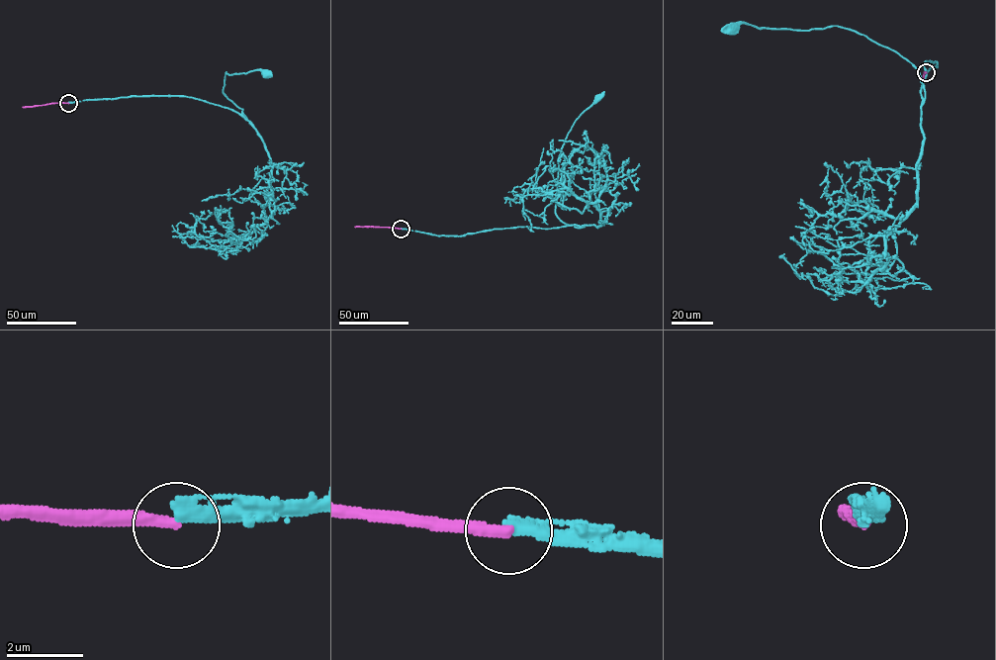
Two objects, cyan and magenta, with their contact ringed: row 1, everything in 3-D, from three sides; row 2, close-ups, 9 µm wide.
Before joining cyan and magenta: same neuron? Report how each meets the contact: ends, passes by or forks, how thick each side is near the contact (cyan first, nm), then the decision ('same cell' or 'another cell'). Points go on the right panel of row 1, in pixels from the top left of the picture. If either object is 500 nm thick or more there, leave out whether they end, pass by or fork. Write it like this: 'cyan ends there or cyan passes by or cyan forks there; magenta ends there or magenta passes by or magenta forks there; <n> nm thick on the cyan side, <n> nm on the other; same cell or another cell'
cyan ends there; magenta ends there; 360 nm thick on the cyan side, 300 nm on the other; another cell

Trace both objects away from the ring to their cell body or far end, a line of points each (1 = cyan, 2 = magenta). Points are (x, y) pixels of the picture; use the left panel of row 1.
1: (68, 103), (184, 96), (233, 110), (248, 121), (242, 109), (223, 93), (225, 75), (256, 70), (265, 73)
2: (68, 103), (22, 107)

